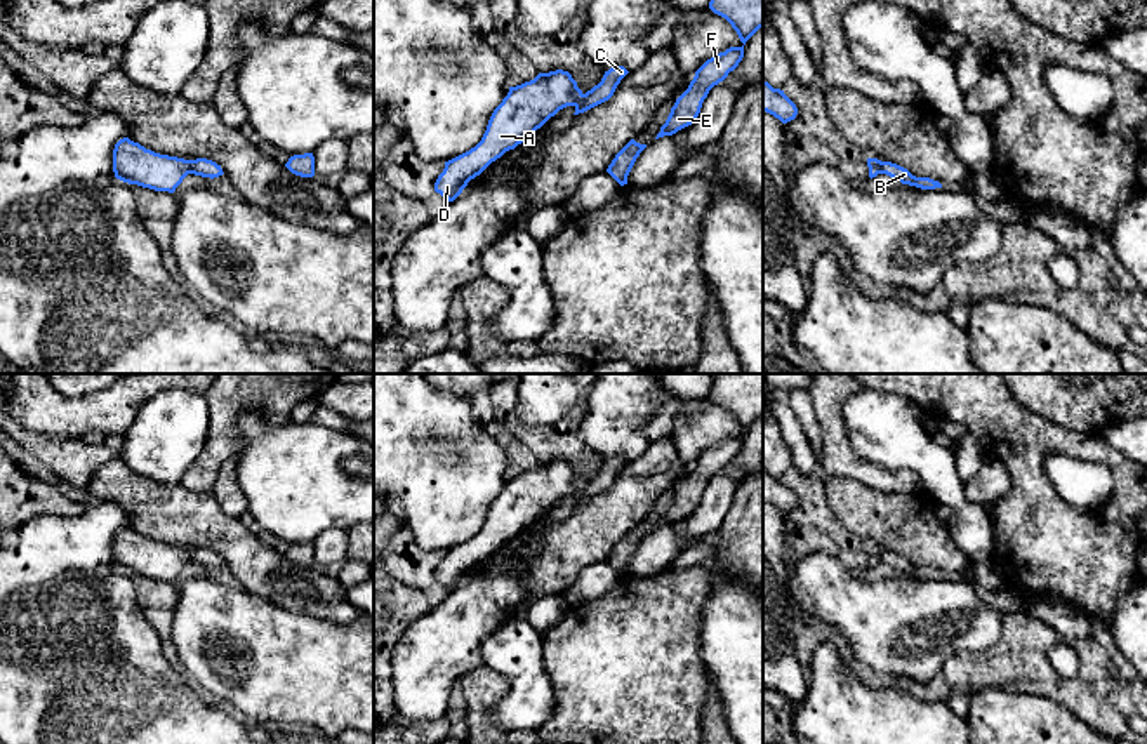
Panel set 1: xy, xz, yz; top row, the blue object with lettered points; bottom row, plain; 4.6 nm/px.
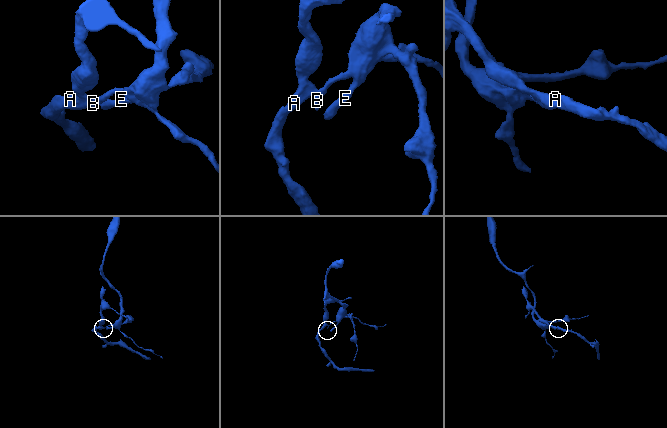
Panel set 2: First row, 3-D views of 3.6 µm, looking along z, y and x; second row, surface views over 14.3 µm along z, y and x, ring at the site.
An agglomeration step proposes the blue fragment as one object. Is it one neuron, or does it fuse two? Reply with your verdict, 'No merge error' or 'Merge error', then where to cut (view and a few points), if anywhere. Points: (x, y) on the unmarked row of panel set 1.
Merge error. Split along xy (190, 550), (192, 562)

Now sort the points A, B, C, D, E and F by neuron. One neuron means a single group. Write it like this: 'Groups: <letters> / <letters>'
Groups: A D / B C E F

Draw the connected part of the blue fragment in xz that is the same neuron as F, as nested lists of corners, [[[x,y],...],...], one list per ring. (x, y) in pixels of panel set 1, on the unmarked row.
[[[730,436],[707,448],[697,461],[688,478],[676,488],[666,513],[655,528],[673,525],[678,520],[692,515],[700,502],[702,492],[709,480],[723,471],[744,447],[742,436]]]

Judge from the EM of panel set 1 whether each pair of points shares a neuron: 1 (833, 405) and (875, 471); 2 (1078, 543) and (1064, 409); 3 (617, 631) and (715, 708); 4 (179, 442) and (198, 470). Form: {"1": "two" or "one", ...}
{"1": "one", "2": "two", "3": "two", "4": "two"}

